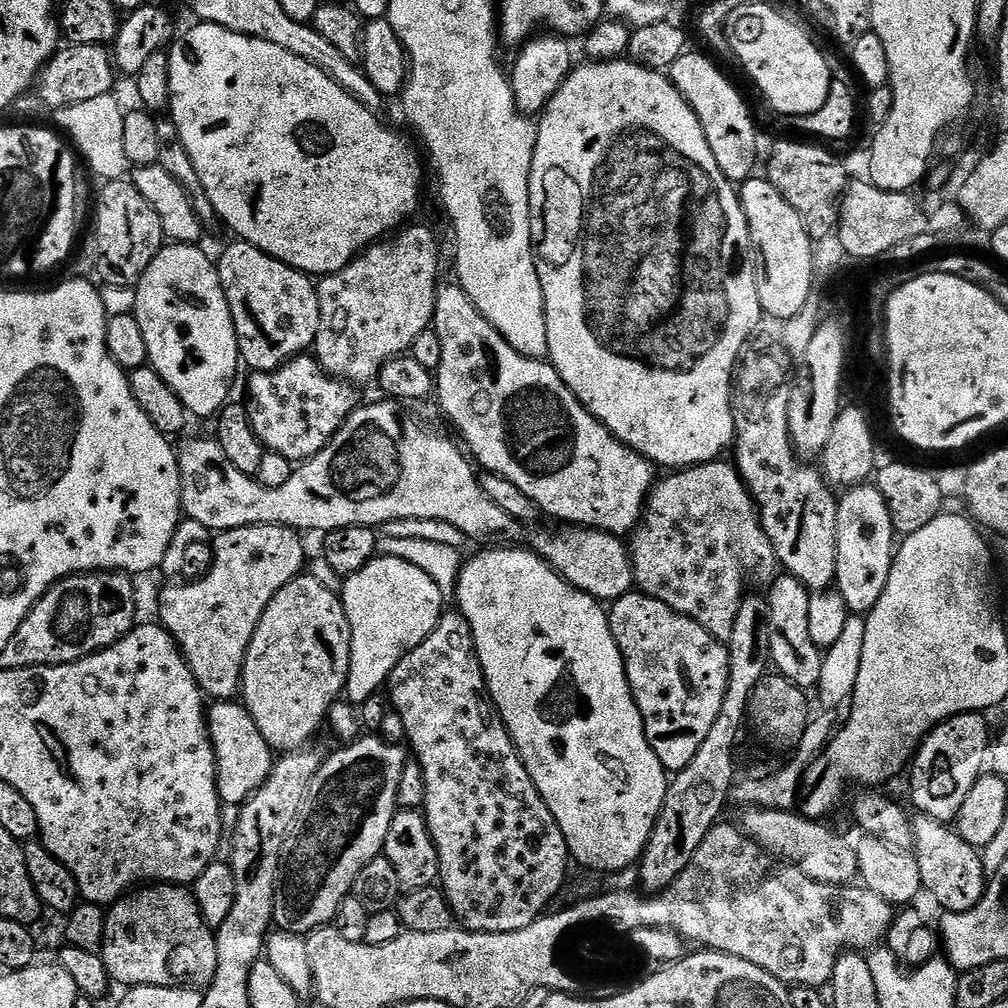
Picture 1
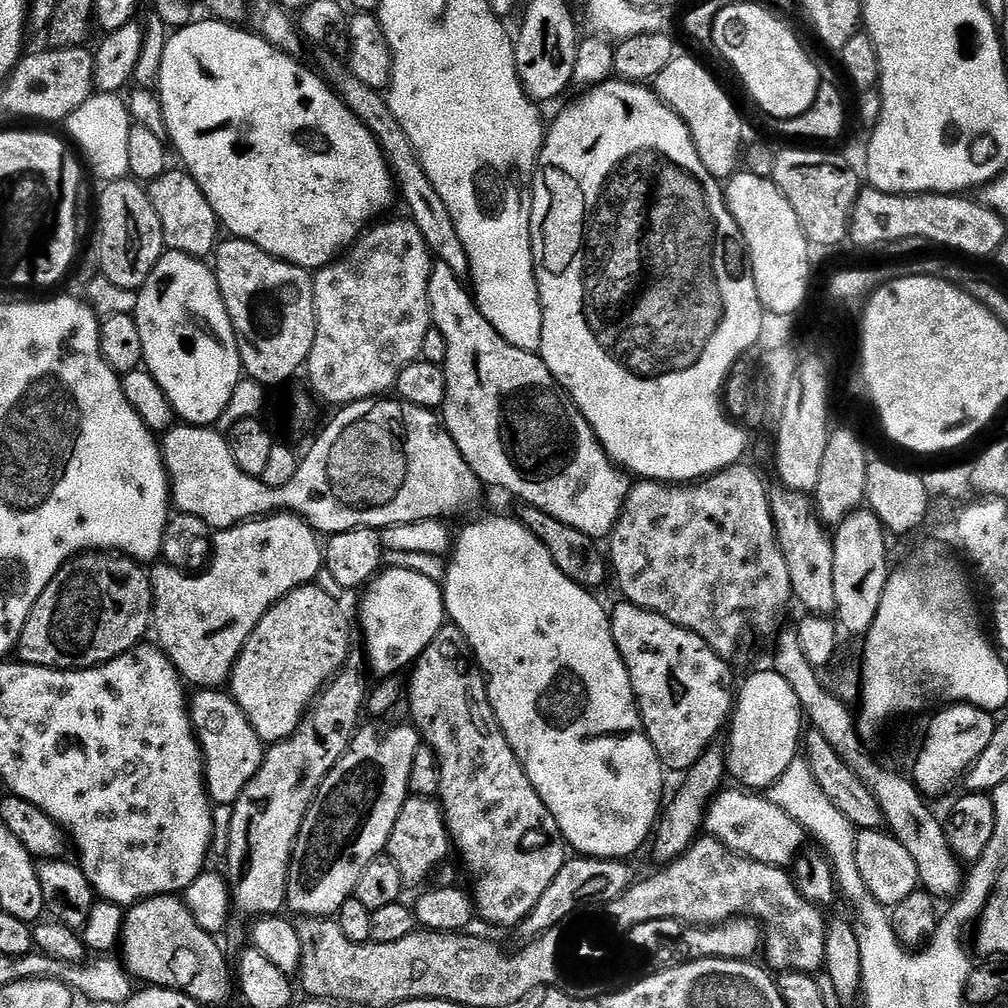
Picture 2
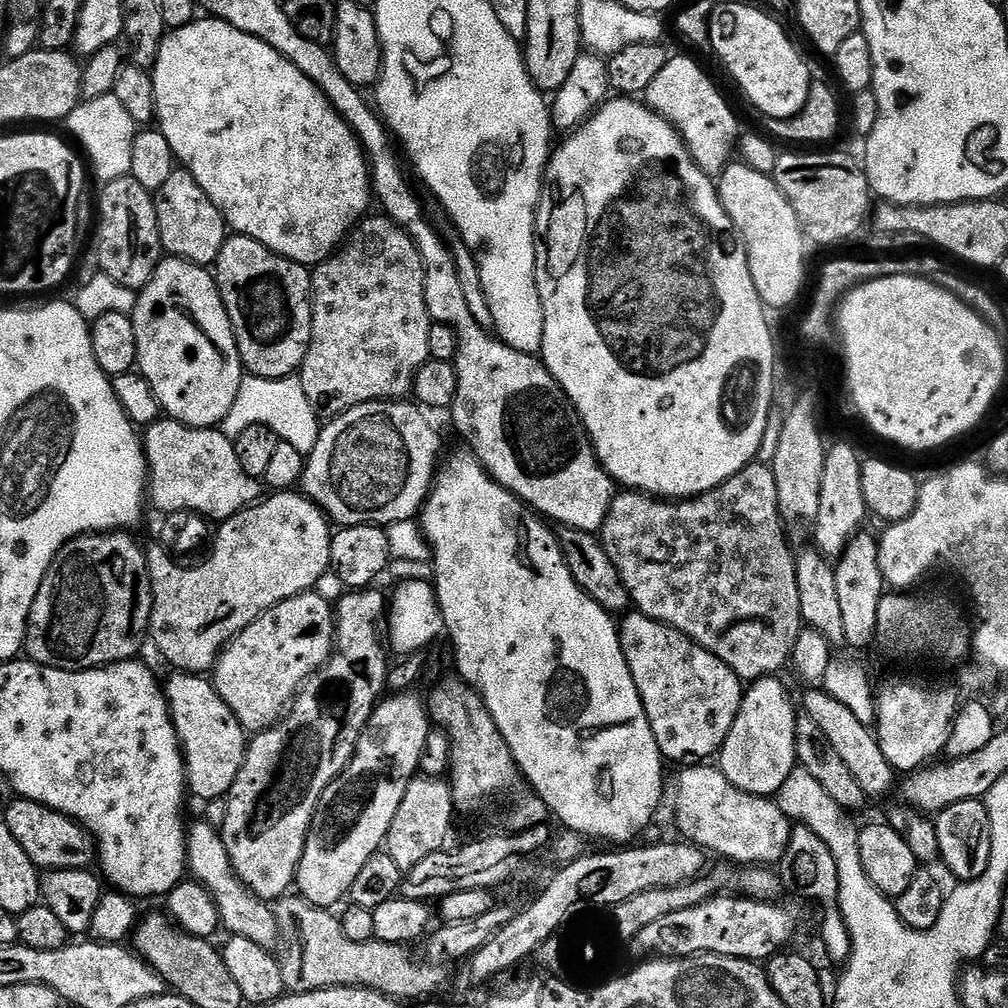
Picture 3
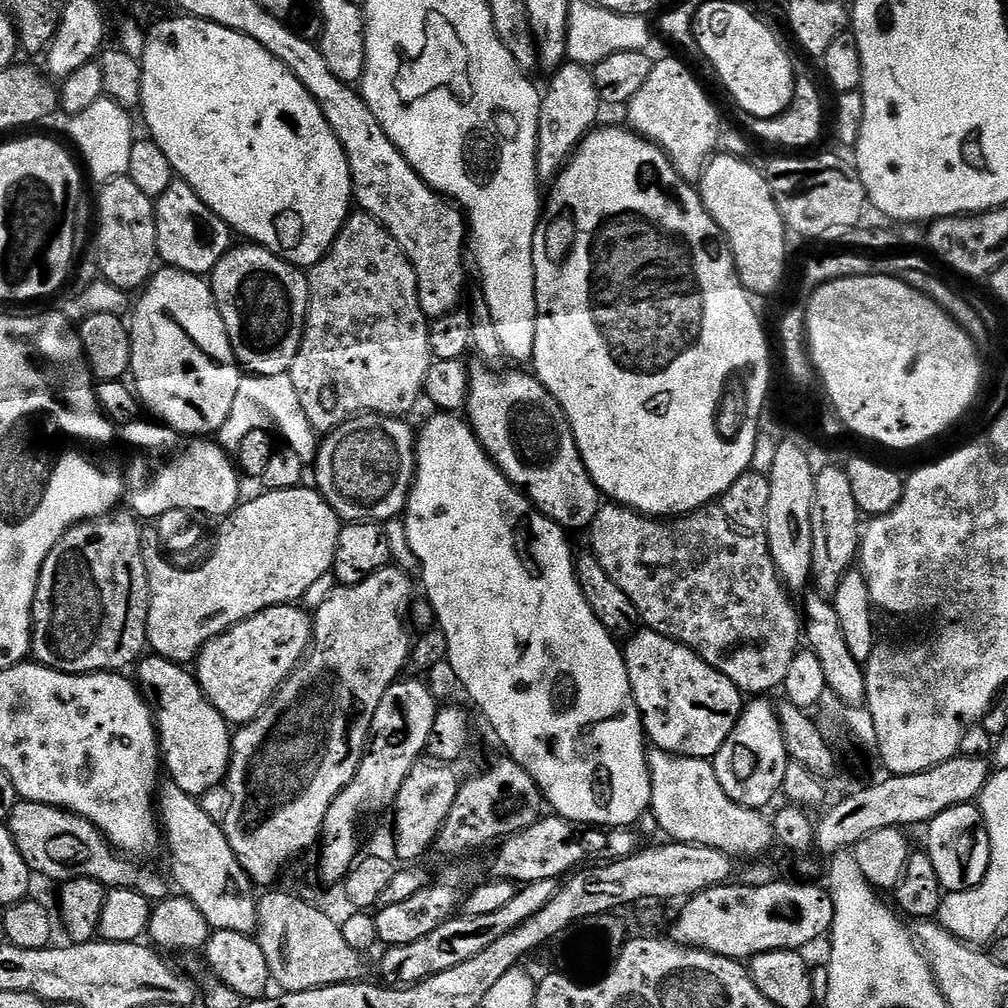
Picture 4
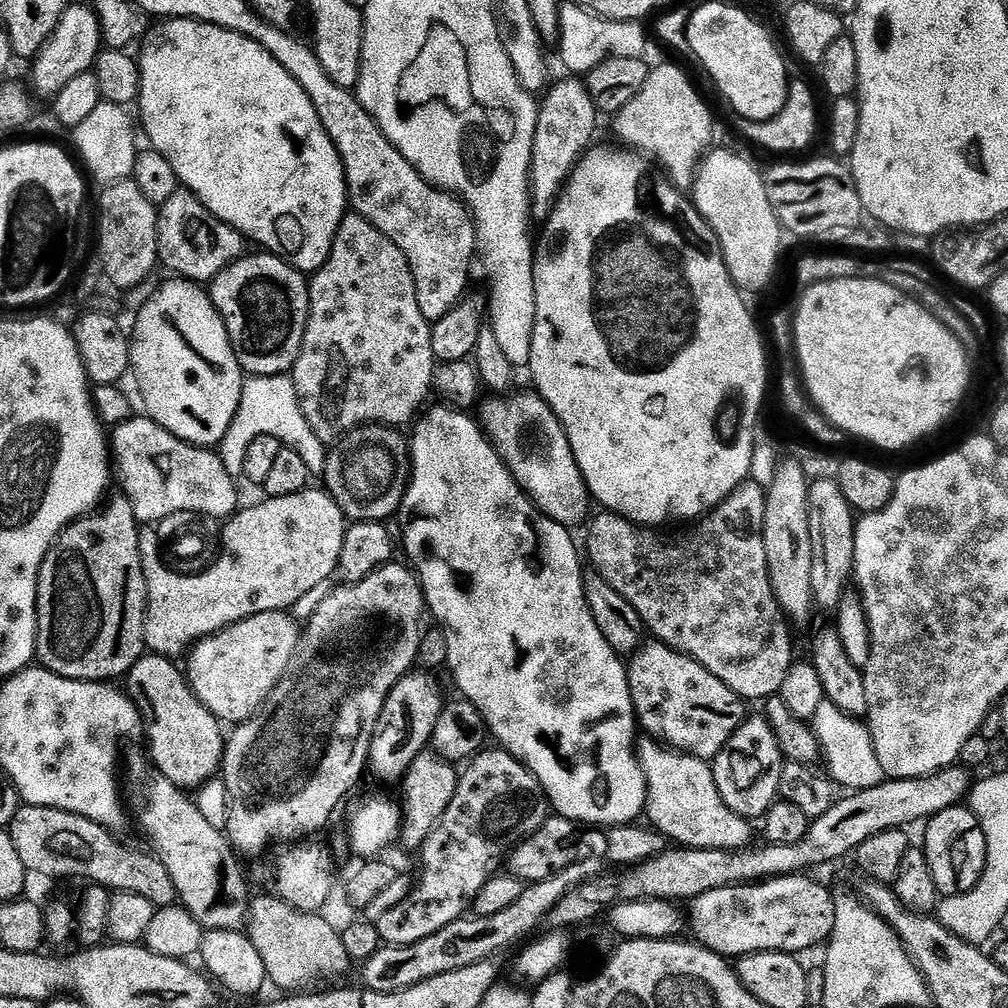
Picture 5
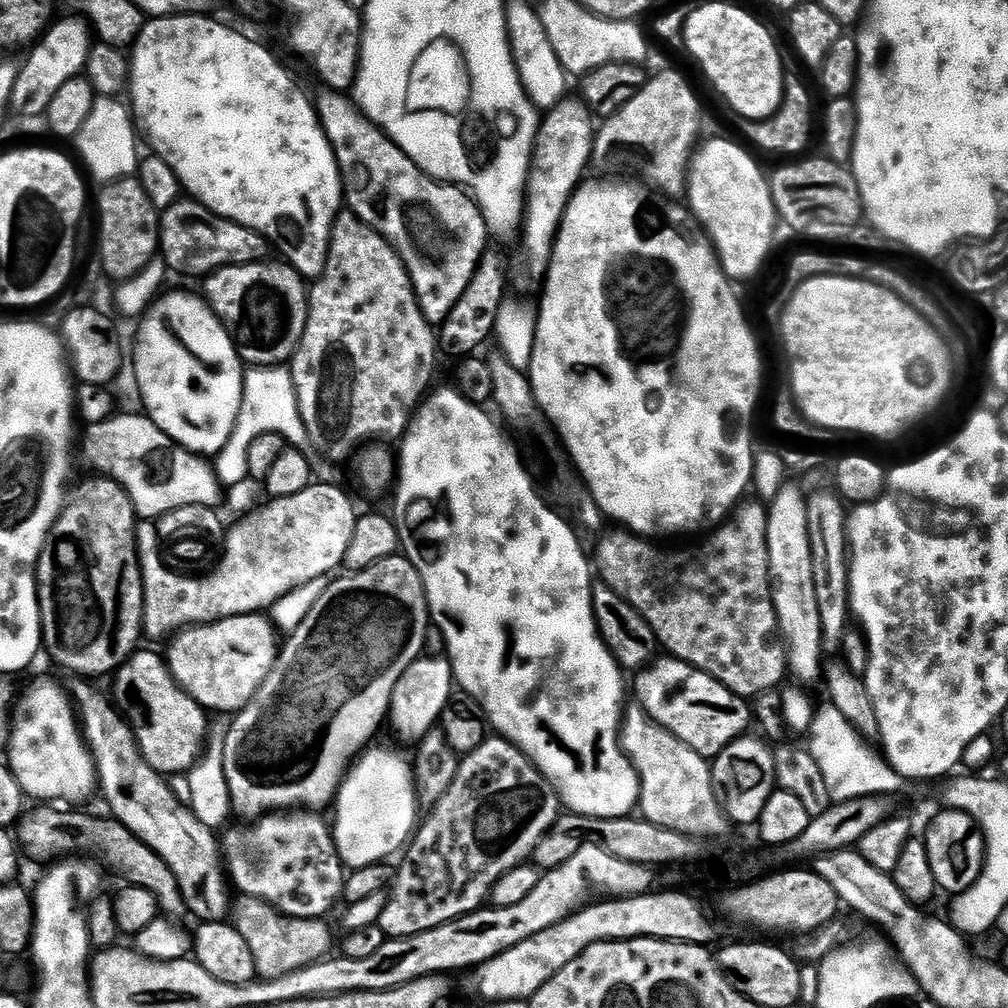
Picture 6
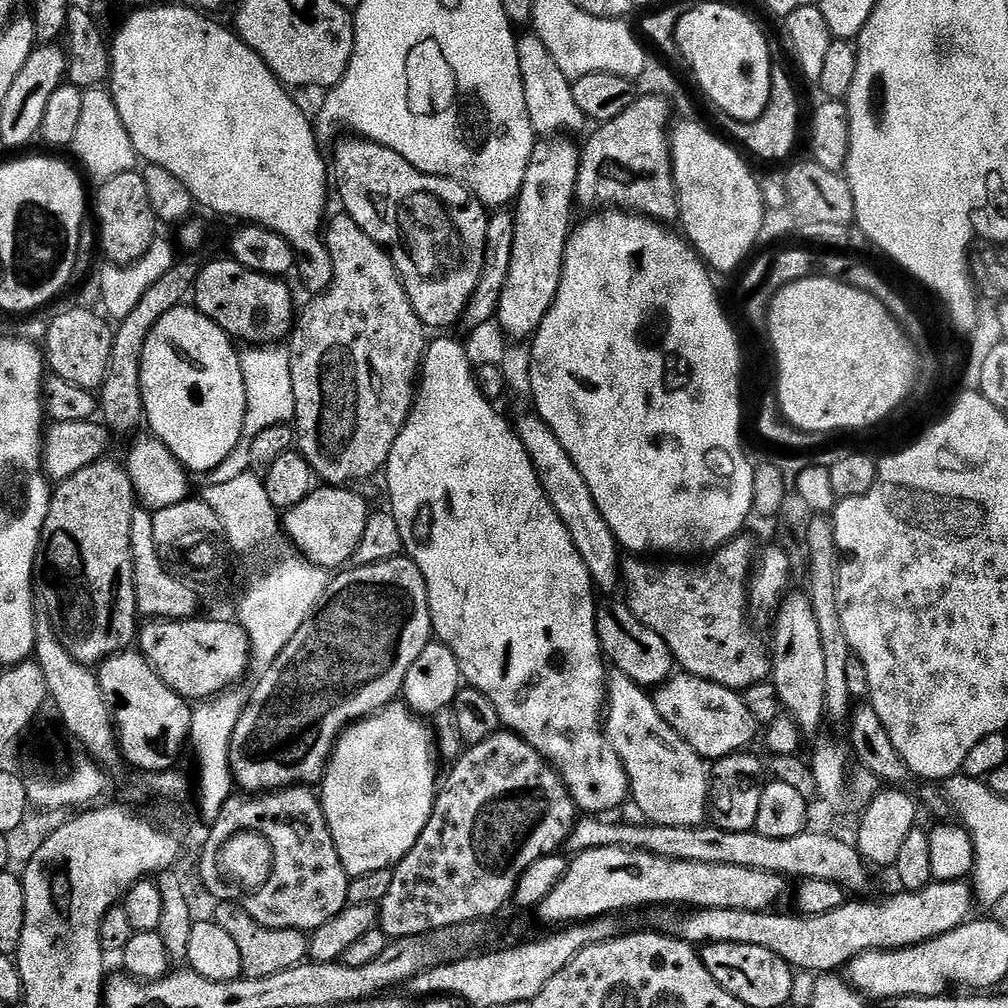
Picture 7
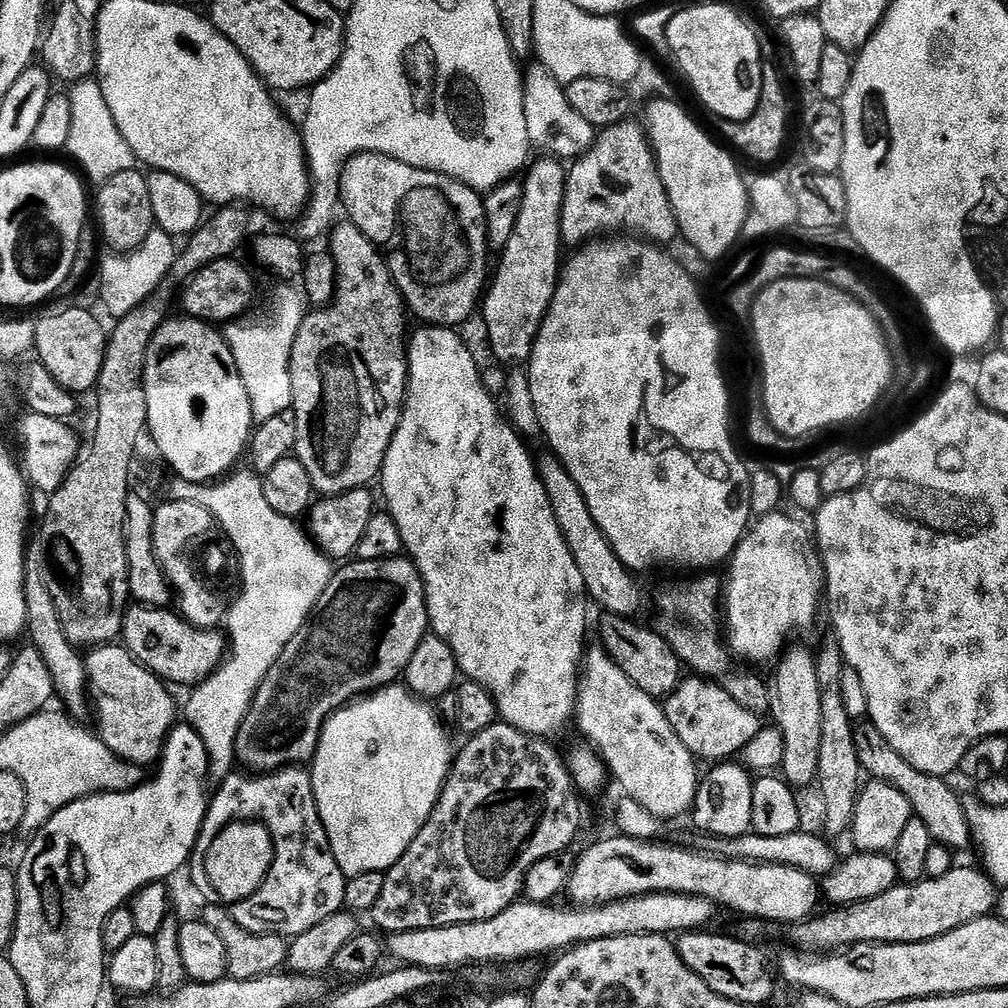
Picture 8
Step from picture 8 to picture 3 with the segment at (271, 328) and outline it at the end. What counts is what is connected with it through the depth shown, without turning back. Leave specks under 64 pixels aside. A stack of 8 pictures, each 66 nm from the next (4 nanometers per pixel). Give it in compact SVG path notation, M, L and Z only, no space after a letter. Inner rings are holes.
M248 374L240 383L238 398L234 398L234 406L230 406L226 414L222 431L224 435L234 438L250 426L266 426L274 430L274 434L281 440L290 442L290 446L295 446L299 452L307 454L314 450L318 442L322 420L310 406L306 390L302 390L299 375L293 374L283 376L280 380L271 380Z

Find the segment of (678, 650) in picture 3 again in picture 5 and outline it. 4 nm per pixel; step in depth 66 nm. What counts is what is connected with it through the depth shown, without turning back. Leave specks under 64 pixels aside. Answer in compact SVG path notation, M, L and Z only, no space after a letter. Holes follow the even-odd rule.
M659 642L645 643L627 661L628 685L632 695L632 711L636 713L639 727L644 727L649 737L662 741L669 749L683 752L685 756L697 756L712 762L726 746L728 739L743 726L746 719L745 701L730 686L726 686L710 670L706 670L689 656L683 656L673 648Z

